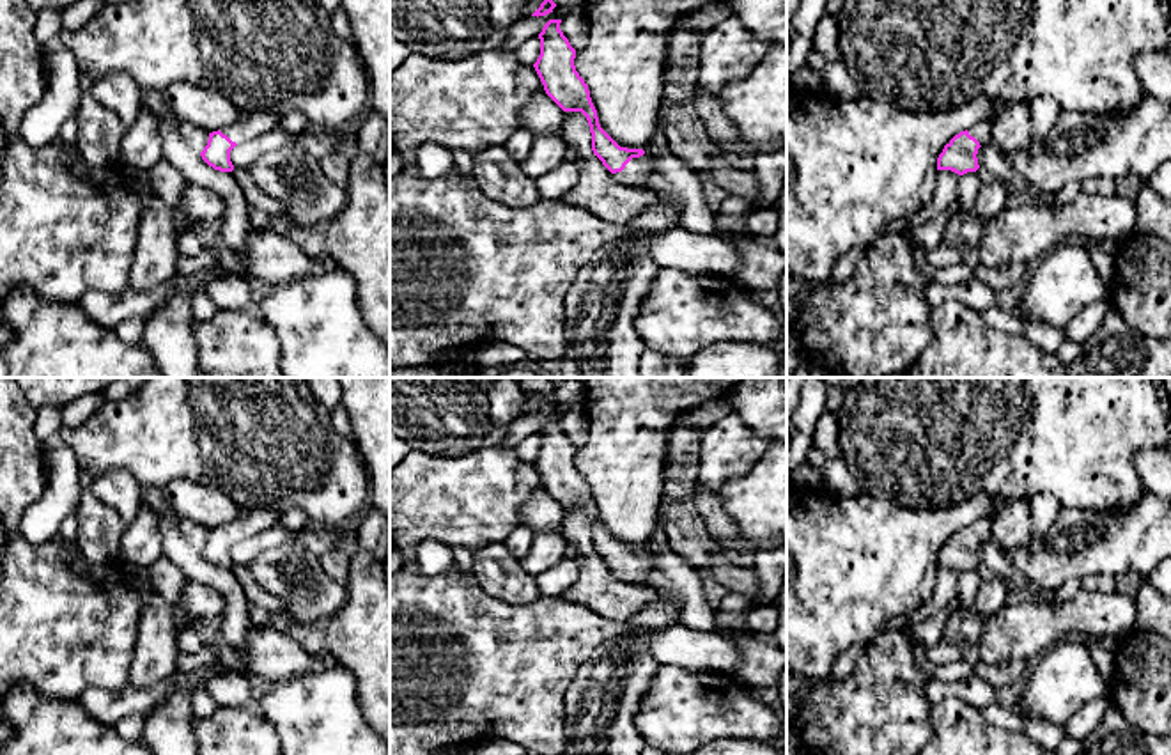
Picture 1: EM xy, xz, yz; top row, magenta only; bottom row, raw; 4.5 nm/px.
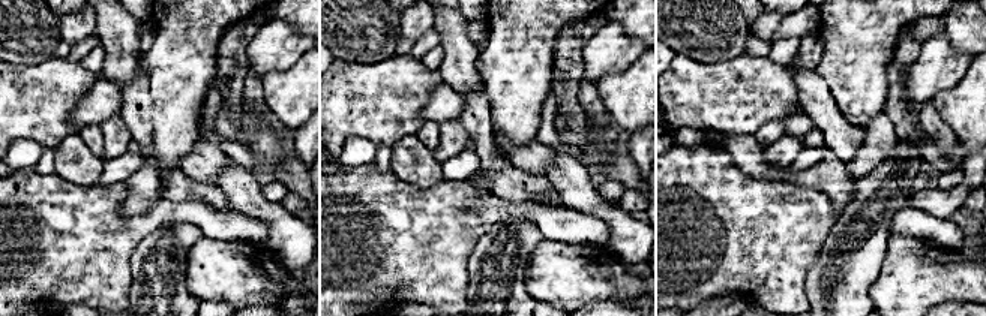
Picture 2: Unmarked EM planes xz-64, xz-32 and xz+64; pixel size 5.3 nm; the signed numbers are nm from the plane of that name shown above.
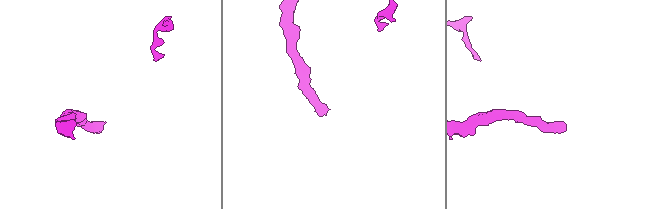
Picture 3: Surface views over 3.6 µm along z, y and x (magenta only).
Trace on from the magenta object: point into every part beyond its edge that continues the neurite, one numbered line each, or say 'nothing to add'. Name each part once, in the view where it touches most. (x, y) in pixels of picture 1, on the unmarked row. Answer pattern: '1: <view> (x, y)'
1: xz (636, 569)

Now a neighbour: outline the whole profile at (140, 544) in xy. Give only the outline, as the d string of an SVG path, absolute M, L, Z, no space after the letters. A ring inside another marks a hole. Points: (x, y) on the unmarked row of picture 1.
M142 503L136 518L128 523L120 539L119 558L142 569L151 569L163 551L158 523L158 510Z

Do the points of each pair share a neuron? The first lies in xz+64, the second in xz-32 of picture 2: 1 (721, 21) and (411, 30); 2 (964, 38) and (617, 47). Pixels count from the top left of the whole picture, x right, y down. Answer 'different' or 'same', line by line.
1: different
2: different

